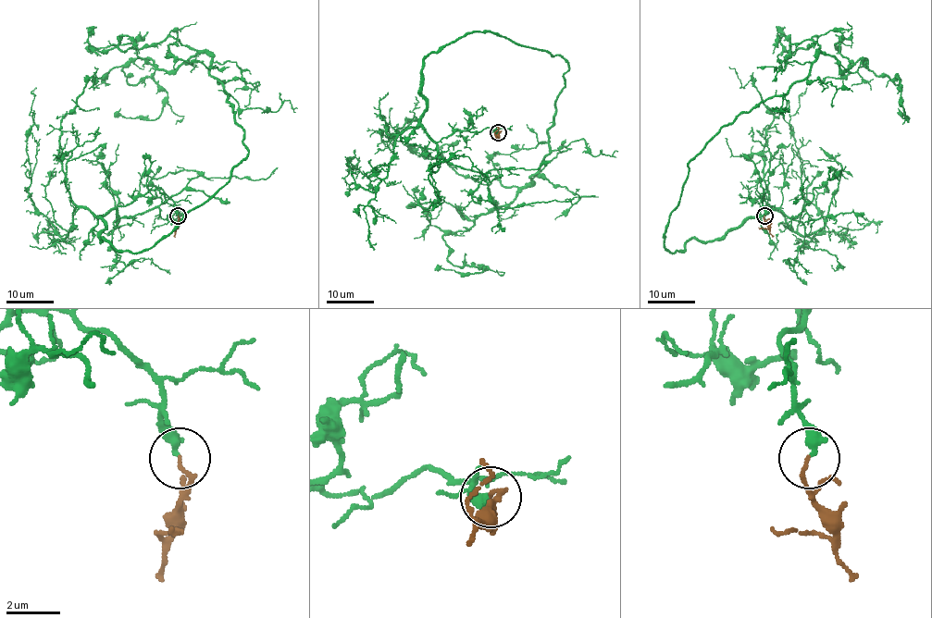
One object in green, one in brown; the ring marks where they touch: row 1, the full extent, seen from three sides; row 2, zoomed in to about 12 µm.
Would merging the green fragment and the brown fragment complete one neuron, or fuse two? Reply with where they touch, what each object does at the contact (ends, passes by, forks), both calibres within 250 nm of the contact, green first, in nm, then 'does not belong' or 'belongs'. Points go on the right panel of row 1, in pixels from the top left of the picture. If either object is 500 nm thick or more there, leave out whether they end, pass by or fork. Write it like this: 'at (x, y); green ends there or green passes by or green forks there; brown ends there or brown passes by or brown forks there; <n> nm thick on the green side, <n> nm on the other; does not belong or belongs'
at (764, 216); green ends there; brown ends there; 360 nm thick on the green side, 140 nm on the other; does not belong

